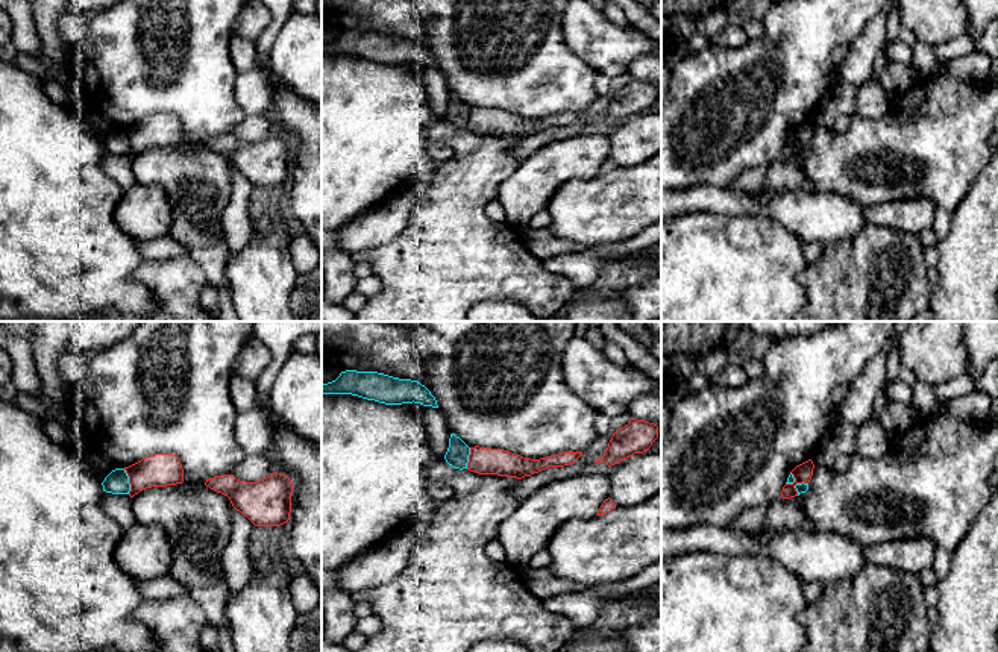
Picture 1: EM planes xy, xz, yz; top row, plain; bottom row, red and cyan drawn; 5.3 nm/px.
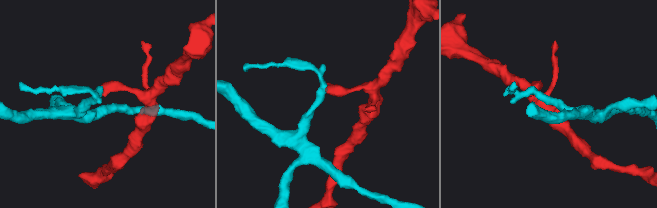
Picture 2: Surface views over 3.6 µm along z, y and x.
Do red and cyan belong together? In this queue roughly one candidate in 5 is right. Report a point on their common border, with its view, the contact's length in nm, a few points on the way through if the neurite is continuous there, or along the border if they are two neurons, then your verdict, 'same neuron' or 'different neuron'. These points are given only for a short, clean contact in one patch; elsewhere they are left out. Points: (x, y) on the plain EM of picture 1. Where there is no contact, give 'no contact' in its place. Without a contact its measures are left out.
meets red in xy at (129, 141); contact 140 nm long; border along xy (123, 129), (128, 137), (129, 153); different neuron

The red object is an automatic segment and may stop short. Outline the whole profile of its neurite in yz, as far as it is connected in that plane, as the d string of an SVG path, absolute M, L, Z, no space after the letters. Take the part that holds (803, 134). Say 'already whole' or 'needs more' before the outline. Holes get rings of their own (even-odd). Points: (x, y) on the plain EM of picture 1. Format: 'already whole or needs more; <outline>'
already whole; M811 120L796 126L790 133L793 135L795 138L795 143L793 144L786 144L783 147L783 152L781 152L781 158L783 159L790 159L790 158L795 158L798 156L798 152L795 149L796 144L808 144L811 136L813 136L813 129L814 129L814 124Z

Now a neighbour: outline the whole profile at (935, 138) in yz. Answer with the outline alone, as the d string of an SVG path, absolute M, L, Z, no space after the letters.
M933 74L919 77L909 89L889 100L889 109L880 118L852 115L845 132L814 124L808 150L799 155L804 174L818 188L833 188L865 208L905 199L930 199L952 214L992 158L990 135L998 115L998 82L986 79L965 83L948 74Z

